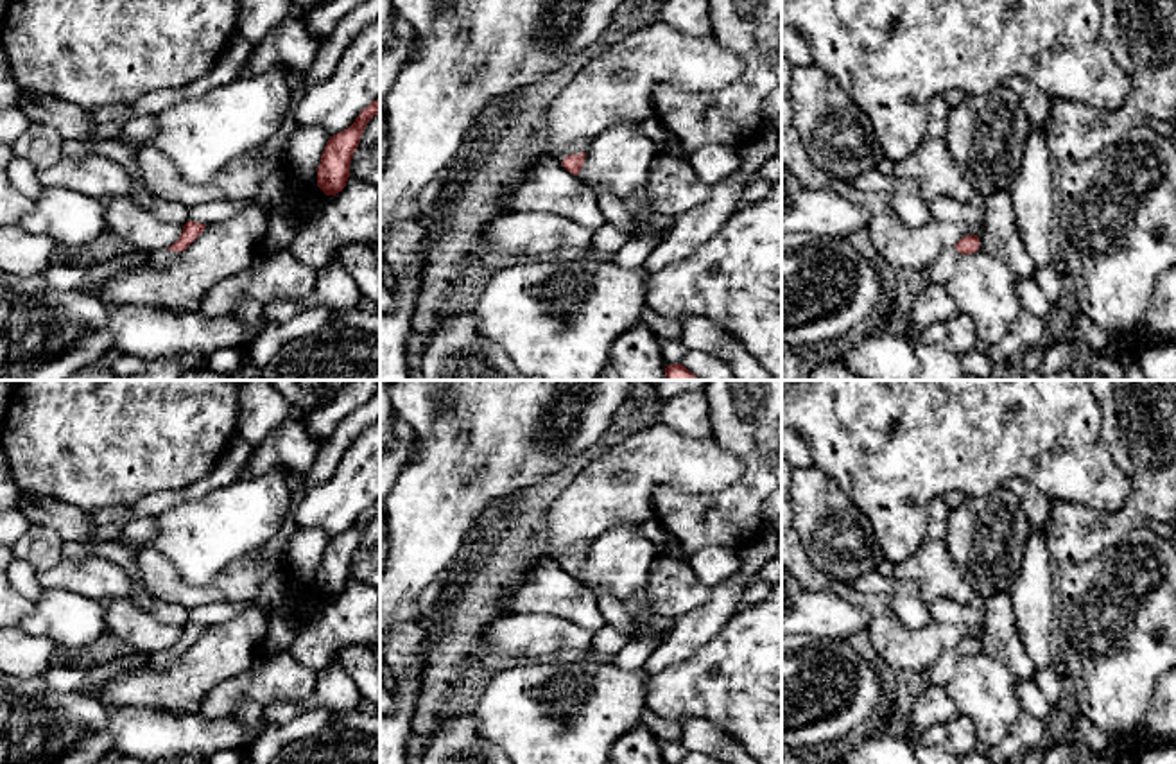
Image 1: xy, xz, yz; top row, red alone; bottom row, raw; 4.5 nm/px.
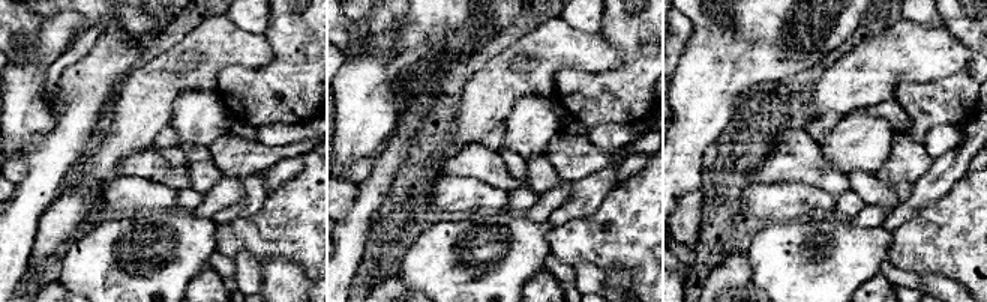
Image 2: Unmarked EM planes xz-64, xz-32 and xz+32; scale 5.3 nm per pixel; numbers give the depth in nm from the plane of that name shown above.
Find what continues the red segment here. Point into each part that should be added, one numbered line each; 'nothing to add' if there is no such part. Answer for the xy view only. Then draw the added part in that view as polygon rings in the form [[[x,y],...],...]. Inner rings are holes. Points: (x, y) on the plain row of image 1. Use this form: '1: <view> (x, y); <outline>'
1: xy (160, 662); [[[156,653],[149,660],[149,667],[163,673],[169,671],[177,658],[179,658],[177,653]]]

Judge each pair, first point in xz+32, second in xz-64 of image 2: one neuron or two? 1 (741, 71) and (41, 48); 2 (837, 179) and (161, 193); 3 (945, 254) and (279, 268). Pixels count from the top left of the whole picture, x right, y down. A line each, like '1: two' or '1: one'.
1: two
2: two
3: two

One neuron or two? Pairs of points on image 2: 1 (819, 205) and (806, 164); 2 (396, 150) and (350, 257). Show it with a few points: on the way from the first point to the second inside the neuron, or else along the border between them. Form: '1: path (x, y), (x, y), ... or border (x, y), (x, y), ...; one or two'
1: border (779, 182), (813, 185), (836, 197); two
2: path (380, 178), (360, 212), (354, 230); one

